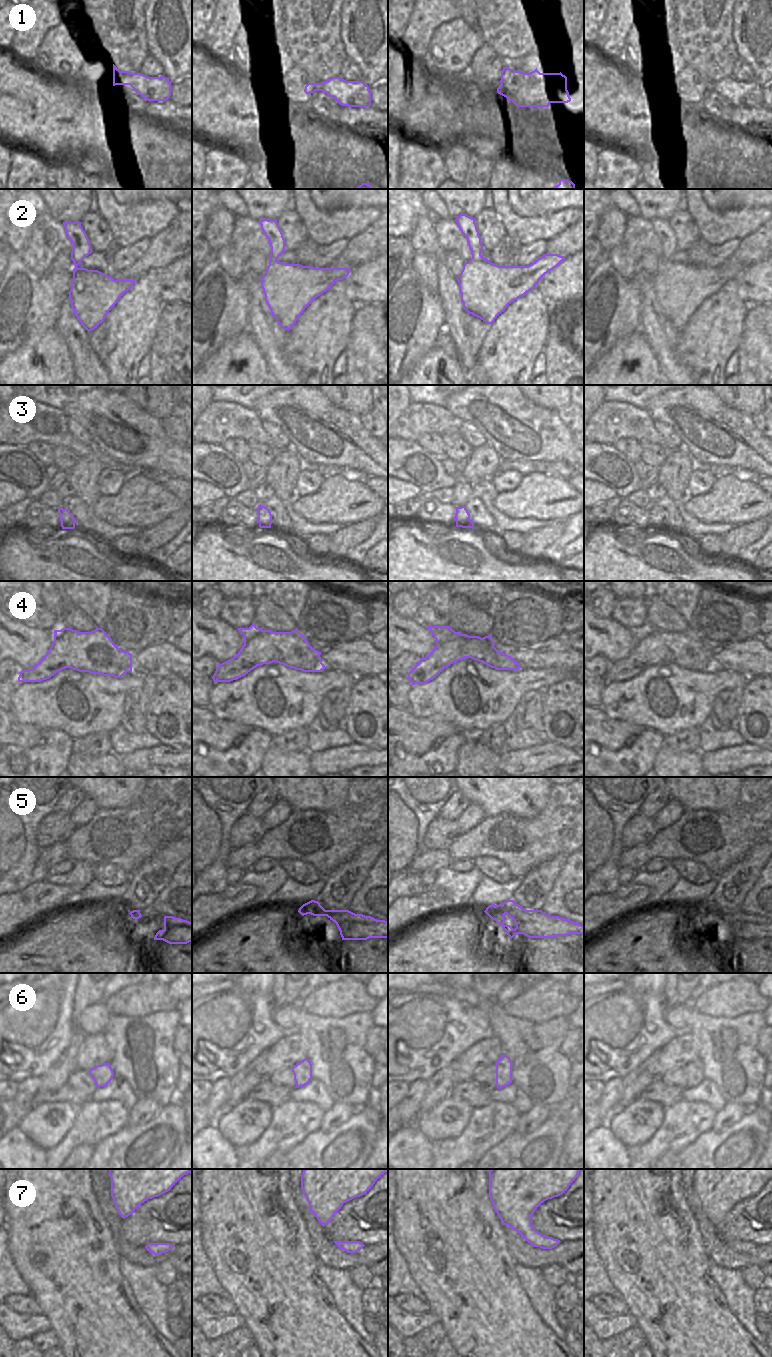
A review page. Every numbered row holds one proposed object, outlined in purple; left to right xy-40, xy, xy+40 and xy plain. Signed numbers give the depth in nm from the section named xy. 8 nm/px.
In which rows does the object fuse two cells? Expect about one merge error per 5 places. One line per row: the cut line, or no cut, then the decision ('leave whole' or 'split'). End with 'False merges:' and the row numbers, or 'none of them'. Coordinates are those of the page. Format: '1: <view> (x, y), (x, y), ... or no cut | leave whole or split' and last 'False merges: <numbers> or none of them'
1: xy+40 (501, 84), (509, 86), (516, 92) | split
2: no cut | leave whole
3: no cut | leave whole
4: xy+40 (436, 641), (450, 641), (459, 636), (464, 636), (466, 657) | split
5: no cut | leave whole
6: no cut | leave whole
7: no cut | leave whole
False merges: 1, 4

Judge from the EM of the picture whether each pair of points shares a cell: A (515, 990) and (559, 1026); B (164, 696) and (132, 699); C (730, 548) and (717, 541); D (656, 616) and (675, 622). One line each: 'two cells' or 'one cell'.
A: two cells
B: two cells
C: two cells
D: one cell

